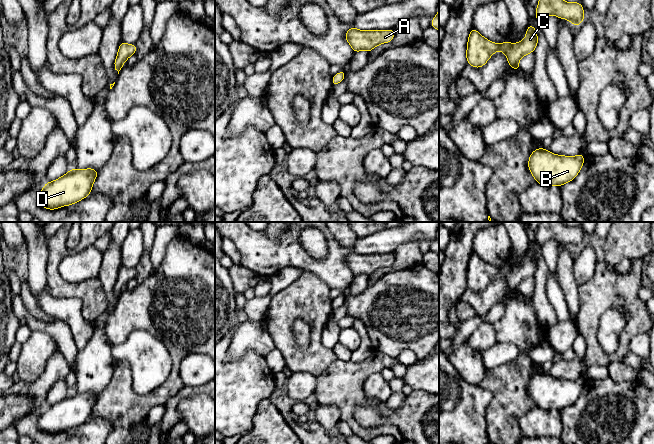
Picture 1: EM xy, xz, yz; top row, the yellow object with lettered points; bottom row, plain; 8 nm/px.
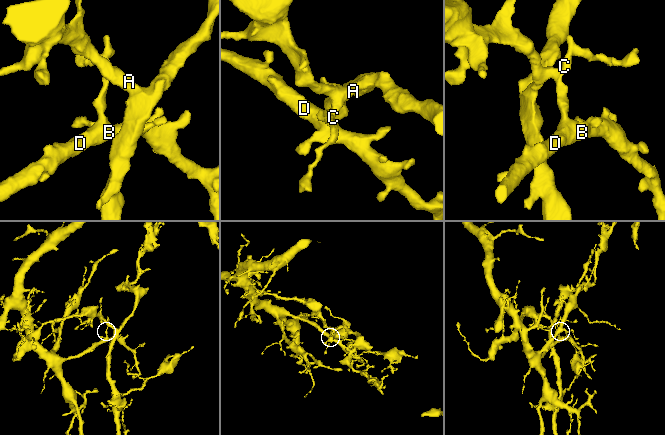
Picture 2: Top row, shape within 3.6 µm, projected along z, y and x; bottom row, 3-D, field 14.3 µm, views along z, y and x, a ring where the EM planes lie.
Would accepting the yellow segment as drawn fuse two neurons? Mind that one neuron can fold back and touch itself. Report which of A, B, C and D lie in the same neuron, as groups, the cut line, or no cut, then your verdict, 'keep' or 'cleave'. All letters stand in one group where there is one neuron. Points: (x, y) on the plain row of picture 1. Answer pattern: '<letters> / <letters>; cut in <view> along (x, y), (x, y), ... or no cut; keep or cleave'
A C / B D; cut in xz along (336, 298), (340, 305); cleave

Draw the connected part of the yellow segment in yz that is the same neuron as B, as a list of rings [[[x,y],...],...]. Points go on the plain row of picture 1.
[[[545,372],[535,373],[529,381],[528,393],[536,407],[544,410],[562,410],[579,398],[585,379],[565,380],[551,377]]]

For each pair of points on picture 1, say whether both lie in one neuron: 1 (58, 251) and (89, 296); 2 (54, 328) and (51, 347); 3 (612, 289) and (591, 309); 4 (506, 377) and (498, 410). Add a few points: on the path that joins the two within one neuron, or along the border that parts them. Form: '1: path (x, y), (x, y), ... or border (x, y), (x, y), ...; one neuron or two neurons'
1: path (53, 266), (53, 276), (67, 290), (74, 290); one neuron
2: border (32, 329), (47, 332), (58, 348); two neurons
3: path (607, 293), (596, 304); one neuron
4: path (506, 385), (506, 399), (503, 402); one neuron

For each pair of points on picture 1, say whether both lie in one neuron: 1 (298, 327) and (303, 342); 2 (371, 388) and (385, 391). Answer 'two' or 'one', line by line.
1: one
2: one

